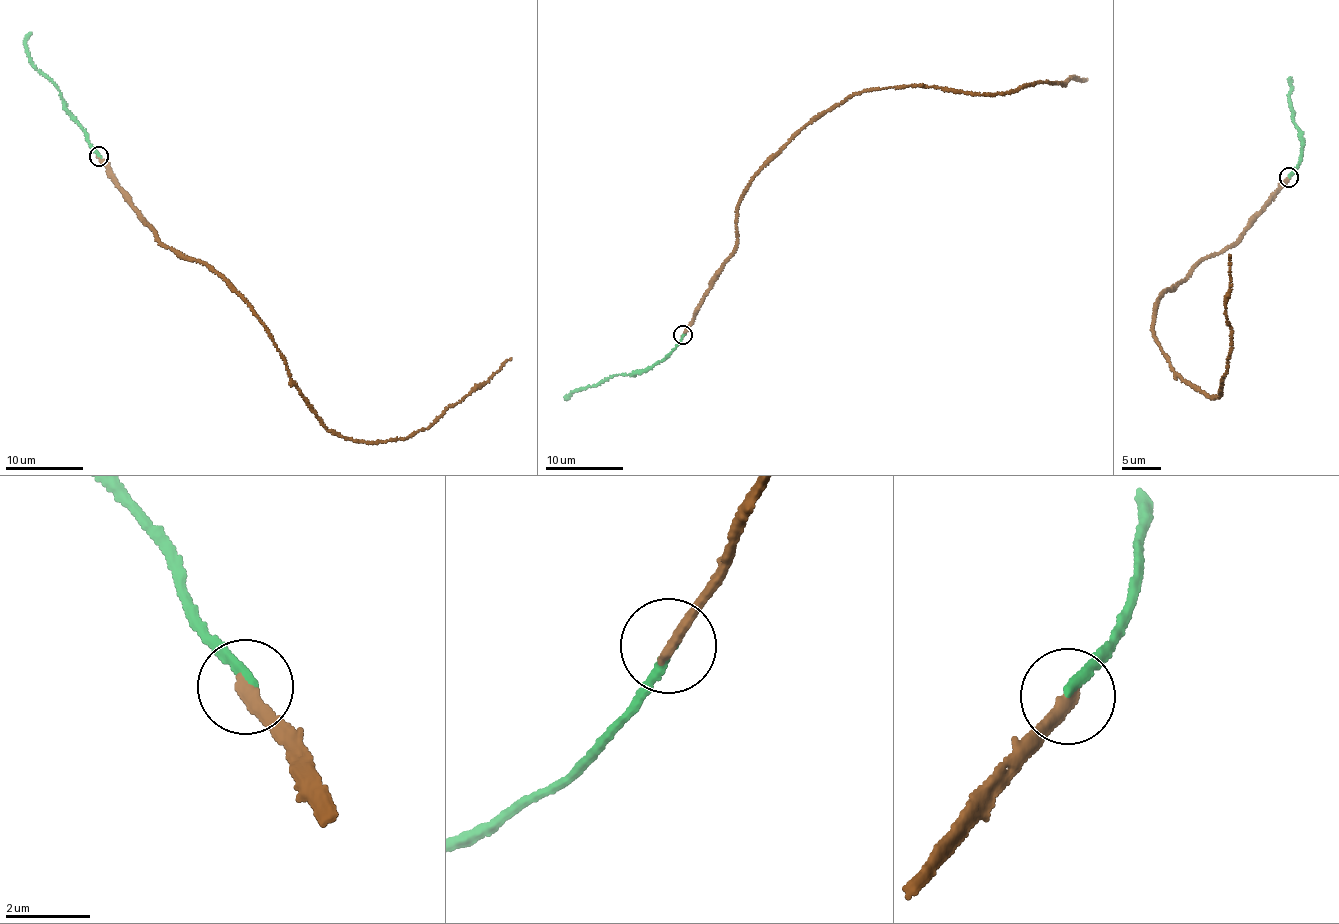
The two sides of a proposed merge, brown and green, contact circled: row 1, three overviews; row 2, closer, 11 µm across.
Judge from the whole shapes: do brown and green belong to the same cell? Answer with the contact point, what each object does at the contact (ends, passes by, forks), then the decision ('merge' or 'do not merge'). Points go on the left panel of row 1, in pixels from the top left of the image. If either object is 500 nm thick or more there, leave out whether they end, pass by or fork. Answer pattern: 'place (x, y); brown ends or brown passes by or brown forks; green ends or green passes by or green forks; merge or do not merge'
place (98, 156); brown ends; green ends; do not merge

